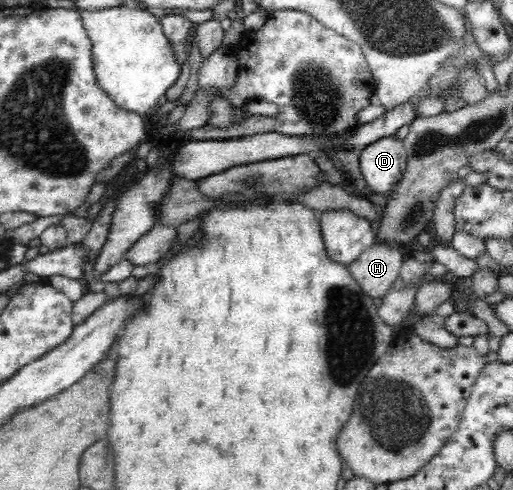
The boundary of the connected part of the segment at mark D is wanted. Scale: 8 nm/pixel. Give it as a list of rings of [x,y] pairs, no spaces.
[[[393,134],[369,143],[358,153],[358,163],[368,188],[391,194],[406,171],[404,139]]]

